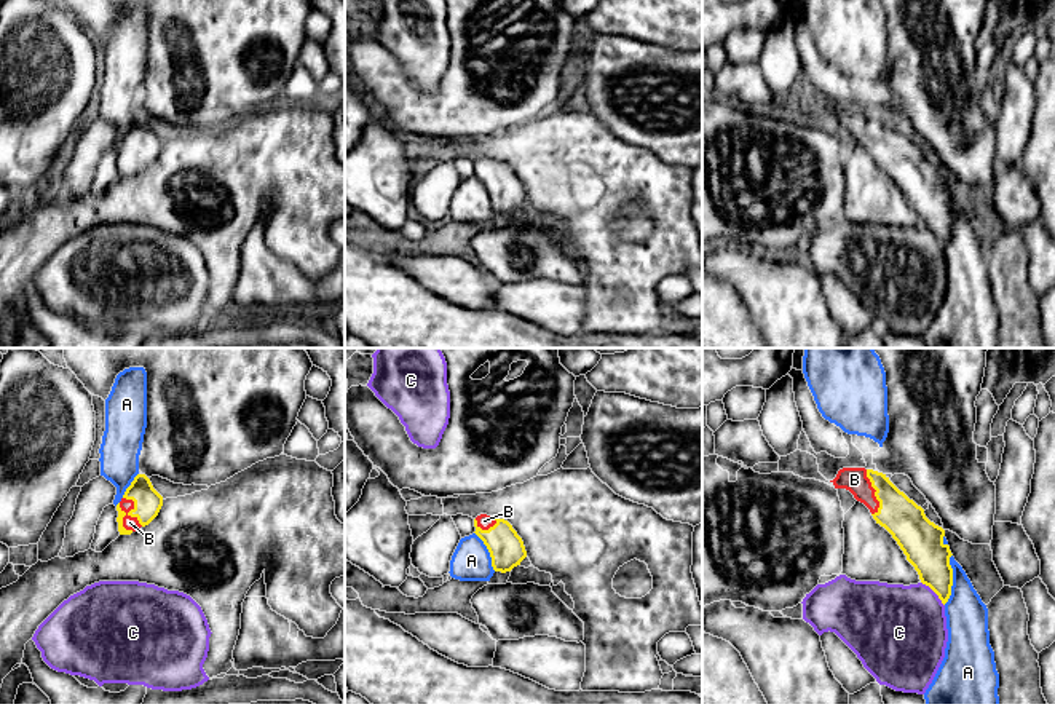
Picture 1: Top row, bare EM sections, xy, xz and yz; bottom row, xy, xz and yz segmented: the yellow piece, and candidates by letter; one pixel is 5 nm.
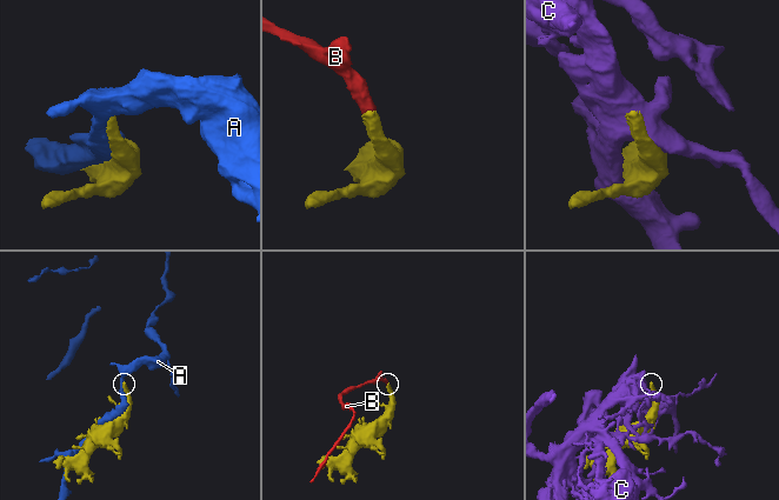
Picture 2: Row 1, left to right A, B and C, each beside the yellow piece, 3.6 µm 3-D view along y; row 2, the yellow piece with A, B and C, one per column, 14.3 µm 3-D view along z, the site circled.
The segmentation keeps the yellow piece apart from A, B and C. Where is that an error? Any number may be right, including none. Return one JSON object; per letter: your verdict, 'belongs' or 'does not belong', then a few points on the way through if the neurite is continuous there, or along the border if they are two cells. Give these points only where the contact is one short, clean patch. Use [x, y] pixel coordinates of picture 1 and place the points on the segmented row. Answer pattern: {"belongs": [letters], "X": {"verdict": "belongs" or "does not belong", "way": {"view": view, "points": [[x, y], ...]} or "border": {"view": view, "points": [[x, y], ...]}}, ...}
{"belongs": ["B"], "A": {"verdict": "does not belong"}, "B": {"verdict": "belongs", "way": {"view": "xy", "points": [[147, 502], [131, 510], [130, 522]]}}, "C": {"verdict": "does not belong"}}

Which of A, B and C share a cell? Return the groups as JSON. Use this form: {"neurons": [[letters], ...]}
{"neurons": [["A"], ["B"], ["C"]]}

